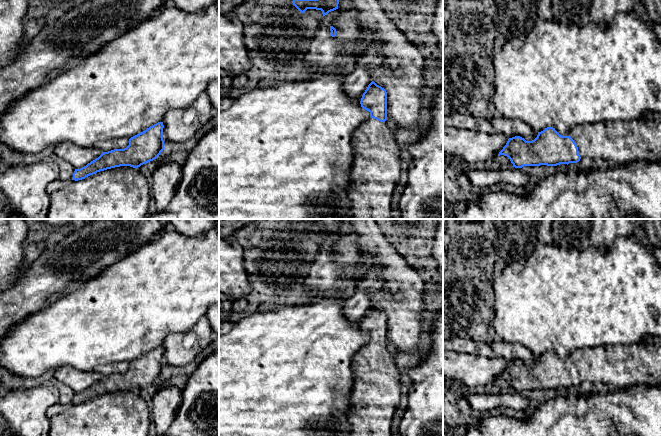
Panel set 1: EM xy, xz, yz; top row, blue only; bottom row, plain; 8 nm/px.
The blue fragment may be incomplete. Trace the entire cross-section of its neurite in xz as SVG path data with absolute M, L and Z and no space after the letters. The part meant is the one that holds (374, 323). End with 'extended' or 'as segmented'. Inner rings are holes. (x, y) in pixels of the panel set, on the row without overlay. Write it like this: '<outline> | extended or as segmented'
M372 305L362 319L361 331L370 336L370 343L363 346L352 359L353 386L350 394L350 411L347 422L351 425L348 436L391 436L391 422L401 401L400 369L387 344L387 316Z | extended

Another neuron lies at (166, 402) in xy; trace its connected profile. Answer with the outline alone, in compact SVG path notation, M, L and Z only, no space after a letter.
M164 386L157 390L150 403L150 413L157 436L165 434L174 421L183 401L182 389Z

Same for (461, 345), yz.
M454 337L443 339L443 351L452 350L458 353L468 353L475 356L492 358L495 352L486 342L476 342L471 338Z

